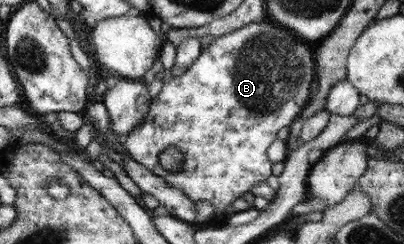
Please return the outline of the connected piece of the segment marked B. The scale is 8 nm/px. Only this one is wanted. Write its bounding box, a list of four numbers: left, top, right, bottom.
[122,23,314,220]

